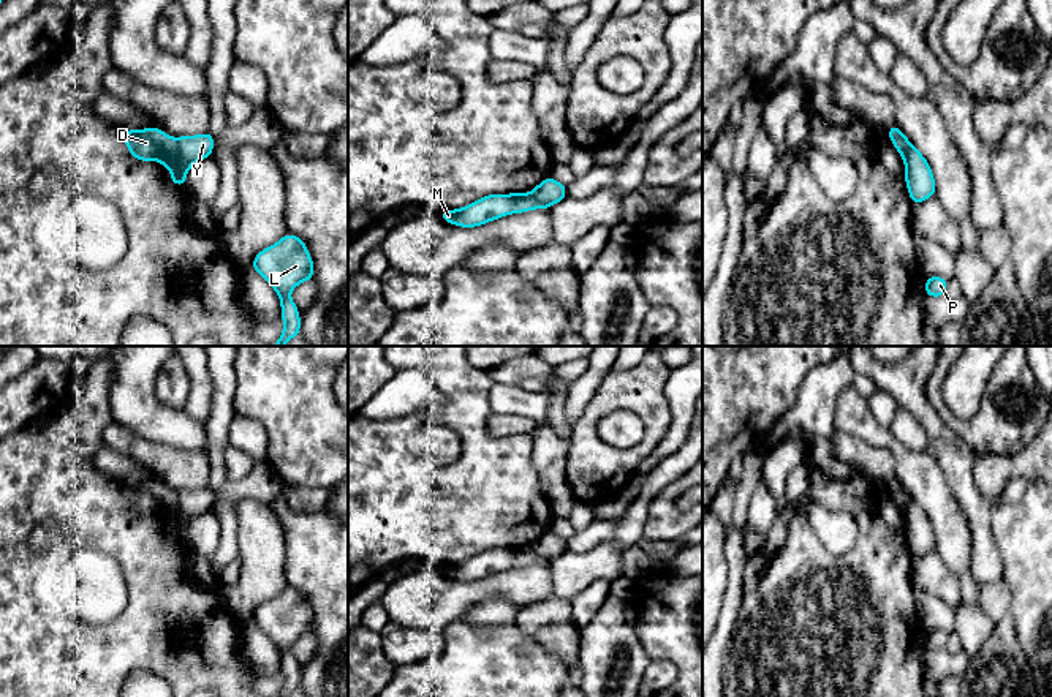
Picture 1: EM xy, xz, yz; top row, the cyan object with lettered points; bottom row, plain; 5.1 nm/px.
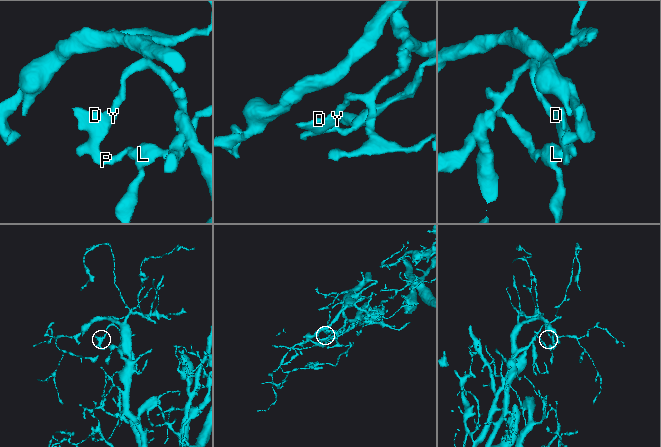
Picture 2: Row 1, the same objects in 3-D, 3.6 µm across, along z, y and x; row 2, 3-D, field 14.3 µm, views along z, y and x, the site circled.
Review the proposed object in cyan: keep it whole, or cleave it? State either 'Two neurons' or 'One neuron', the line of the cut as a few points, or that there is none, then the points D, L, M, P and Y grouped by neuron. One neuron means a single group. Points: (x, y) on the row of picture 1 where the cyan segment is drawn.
Two neurons. Split along xy (176, 139), (177, 150), (192, 163). Groups: D L M P / Y

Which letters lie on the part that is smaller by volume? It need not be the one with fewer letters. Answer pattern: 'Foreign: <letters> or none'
Foreign: D, L, M, P

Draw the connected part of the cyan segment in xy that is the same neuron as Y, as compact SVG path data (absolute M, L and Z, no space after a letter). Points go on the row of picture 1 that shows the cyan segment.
M202 133L195 136L180 136L177 138L177 147L184 158L198 163L212 155L214 134Z

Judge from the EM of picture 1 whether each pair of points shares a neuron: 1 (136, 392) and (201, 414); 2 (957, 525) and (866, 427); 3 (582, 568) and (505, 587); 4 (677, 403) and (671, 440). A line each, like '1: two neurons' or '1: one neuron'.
1: two neurons
2: one neuron
3: two neurons
4: one neuron

